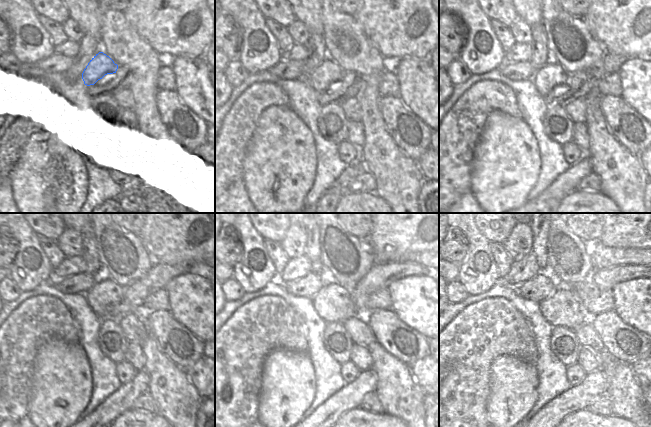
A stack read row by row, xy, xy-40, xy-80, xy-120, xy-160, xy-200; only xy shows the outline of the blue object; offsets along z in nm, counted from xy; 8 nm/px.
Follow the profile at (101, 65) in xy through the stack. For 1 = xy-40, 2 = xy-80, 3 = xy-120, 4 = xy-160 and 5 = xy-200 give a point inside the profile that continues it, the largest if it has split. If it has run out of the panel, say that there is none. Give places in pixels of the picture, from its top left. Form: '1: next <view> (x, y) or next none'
1: next xy-40 (327, 71)
2: next xy-80 (549, 75)
3: next xy-120 (104, 292)
4: next xy-160 (333, 303)
5: next xy-200 (562, 308)

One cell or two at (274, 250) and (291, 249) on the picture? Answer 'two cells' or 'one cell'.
two cells

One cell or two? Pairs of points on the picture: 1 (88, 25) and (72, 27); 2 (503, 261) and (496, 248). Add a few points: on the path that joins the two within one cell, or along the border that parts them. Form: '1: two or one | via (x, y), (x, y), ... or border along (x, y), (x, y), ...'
1: two | border along (70, 17), (85, 34)
2: one | via (501, 258), (498, 251)

